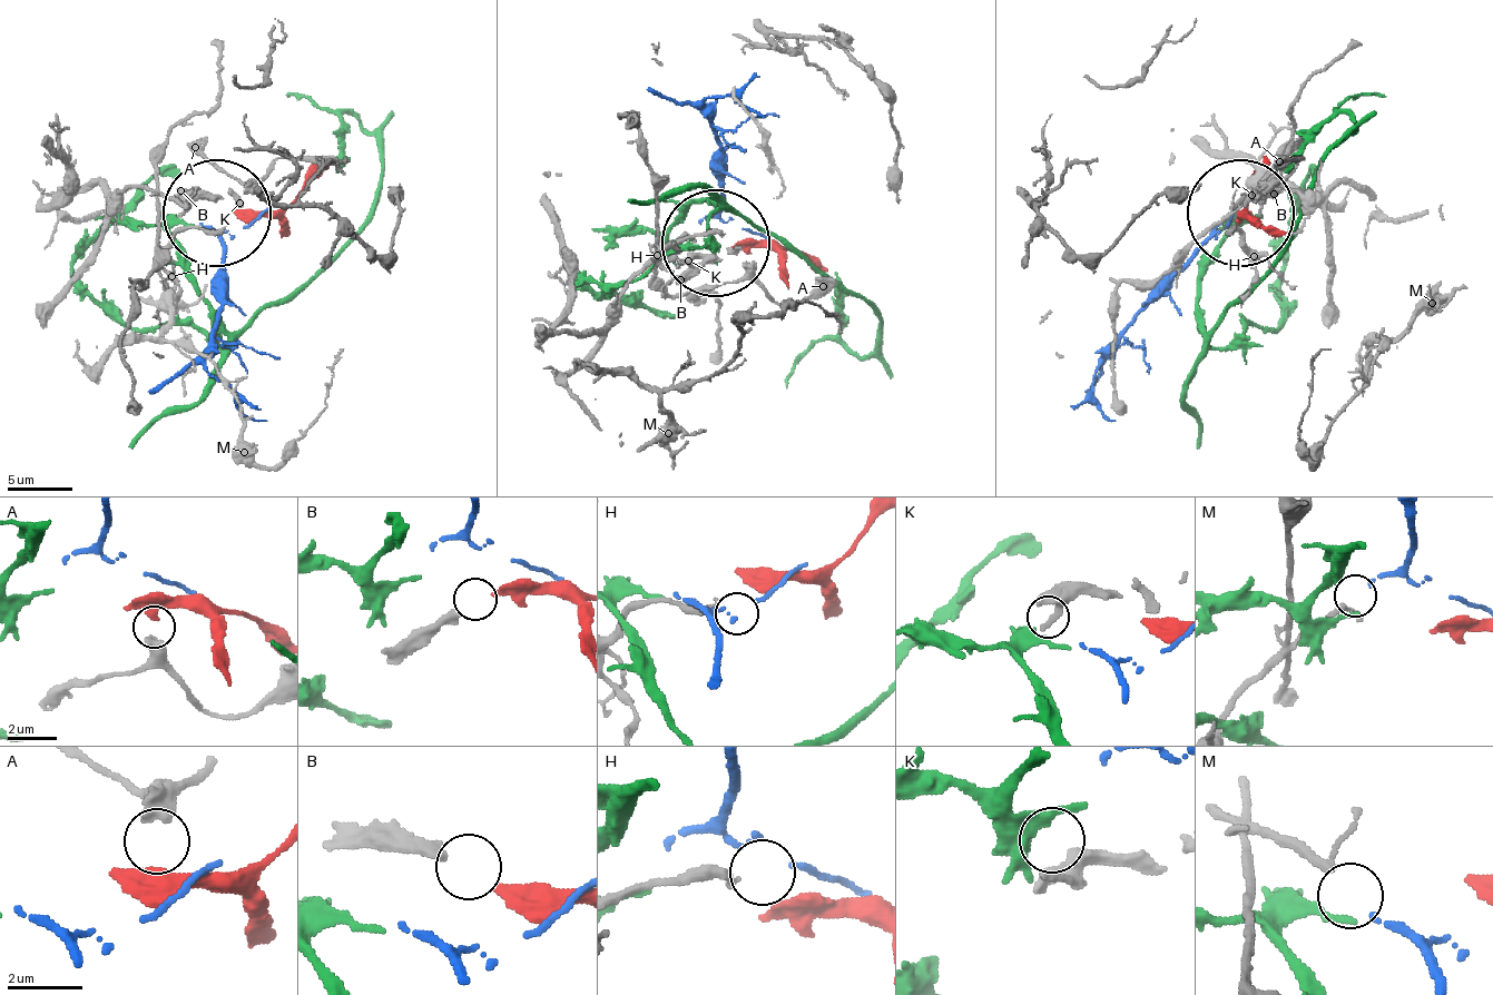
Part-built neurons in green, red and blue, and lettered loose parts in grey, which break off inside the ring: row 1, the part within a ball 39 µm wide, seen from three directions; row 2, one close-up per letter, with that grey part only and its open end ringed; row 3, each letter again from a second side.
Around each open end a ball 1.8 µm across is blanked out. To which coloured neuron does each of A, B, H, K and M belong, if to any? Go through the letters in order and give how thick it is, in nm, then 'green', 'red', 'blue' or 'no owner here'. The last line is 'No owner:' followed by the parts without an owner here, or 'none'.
A: 550 nm thick; no owner here
B: 360 nm thick; red
H: 300 nm thick; no owner here
K: 320 nm thick; green
M: 190 nm thick; blue
No owner: A, H

